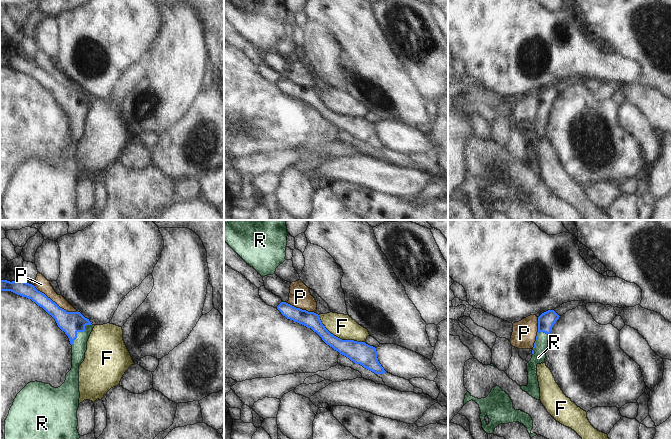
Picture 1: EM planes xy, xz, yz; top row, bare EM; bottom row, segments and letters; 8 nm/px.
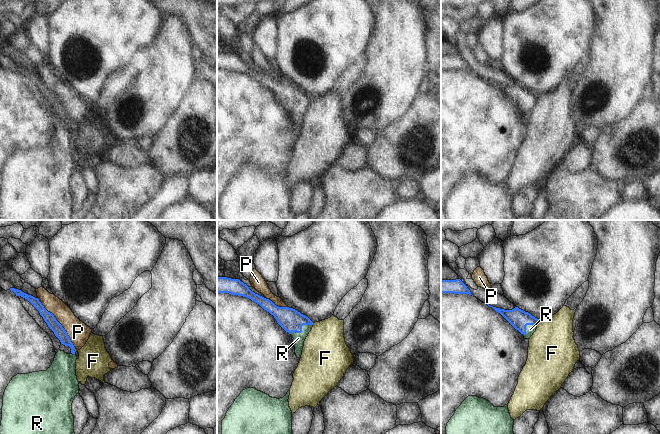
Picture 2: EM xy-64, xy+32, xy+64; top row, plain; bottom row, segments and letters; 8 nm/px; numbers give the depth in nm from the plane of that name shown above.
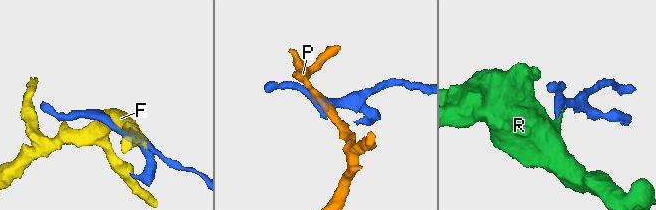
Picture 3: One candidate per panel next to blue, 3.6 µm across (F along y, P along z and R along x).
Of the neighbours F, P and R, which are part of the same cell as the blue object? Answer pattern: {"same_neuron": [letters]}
{"same_neuron": ["R"]}

